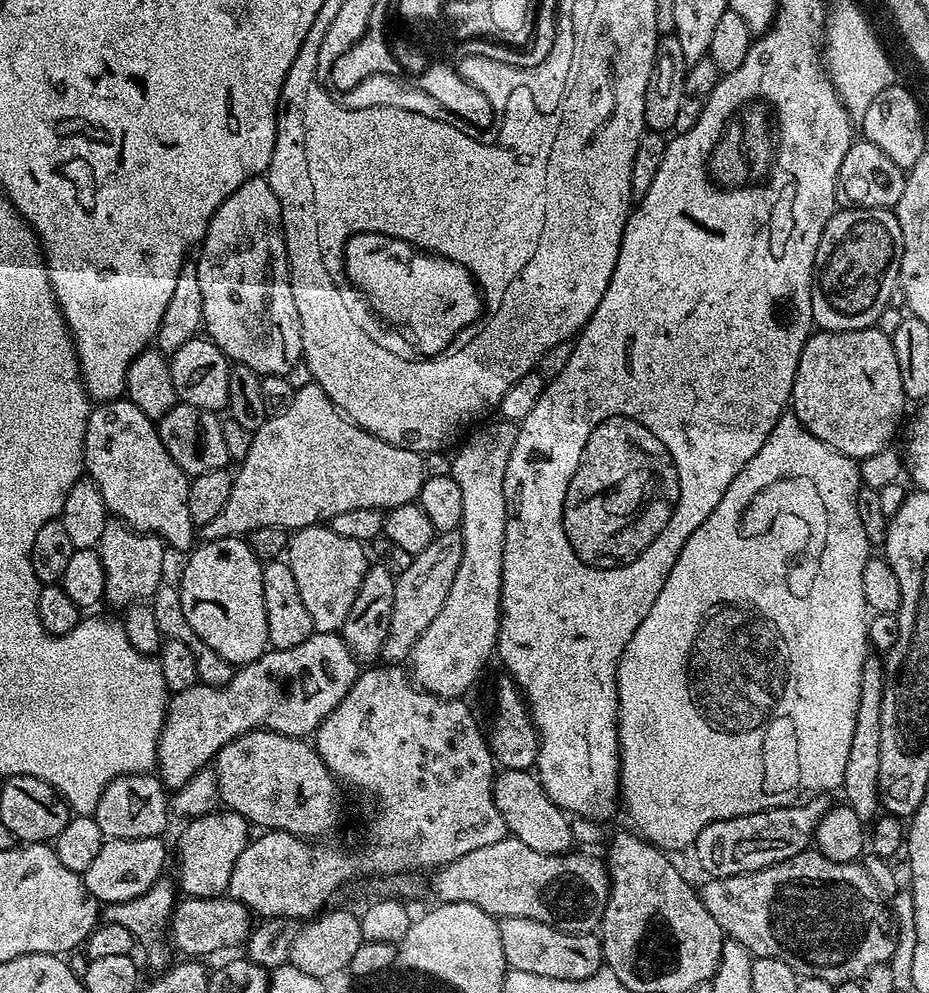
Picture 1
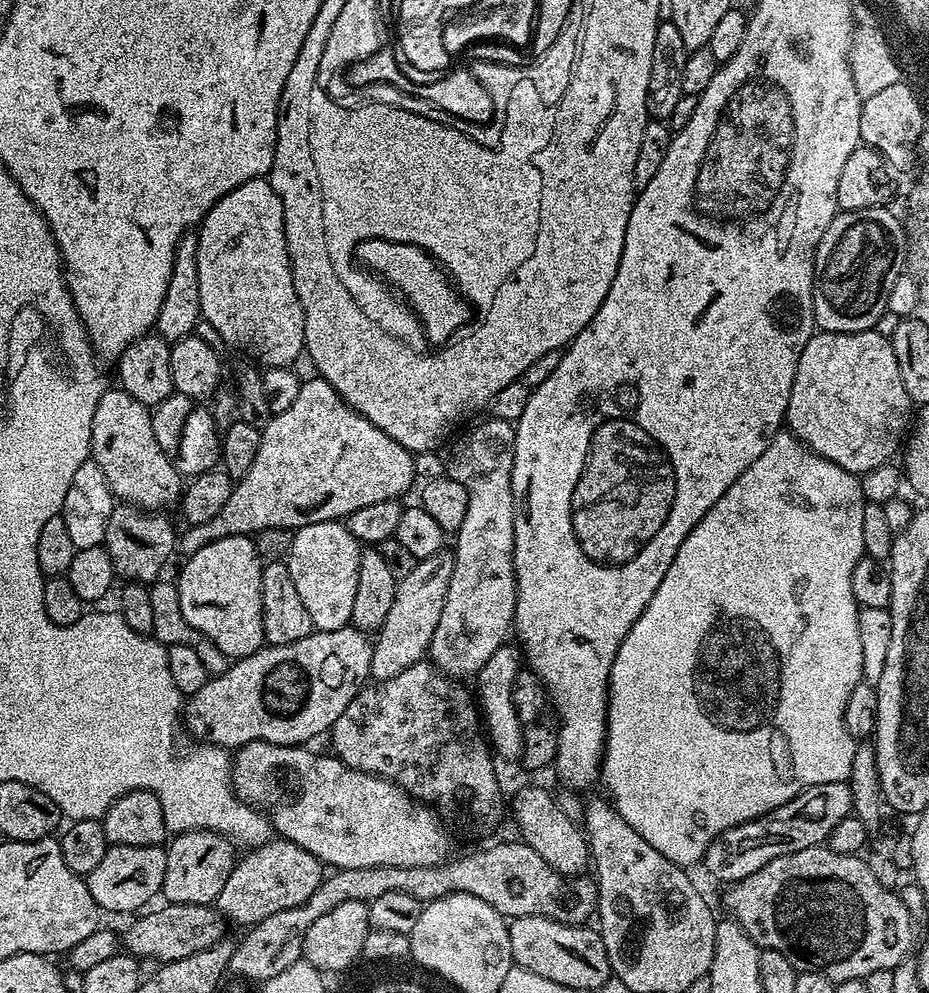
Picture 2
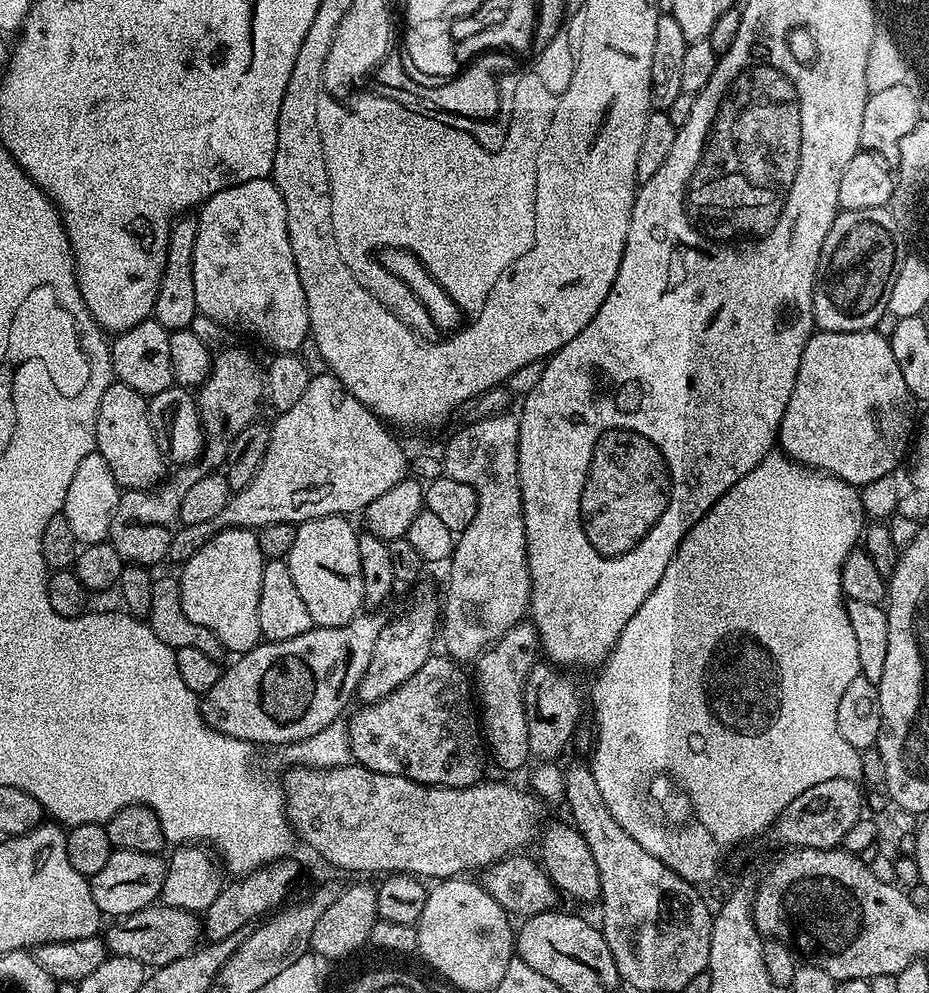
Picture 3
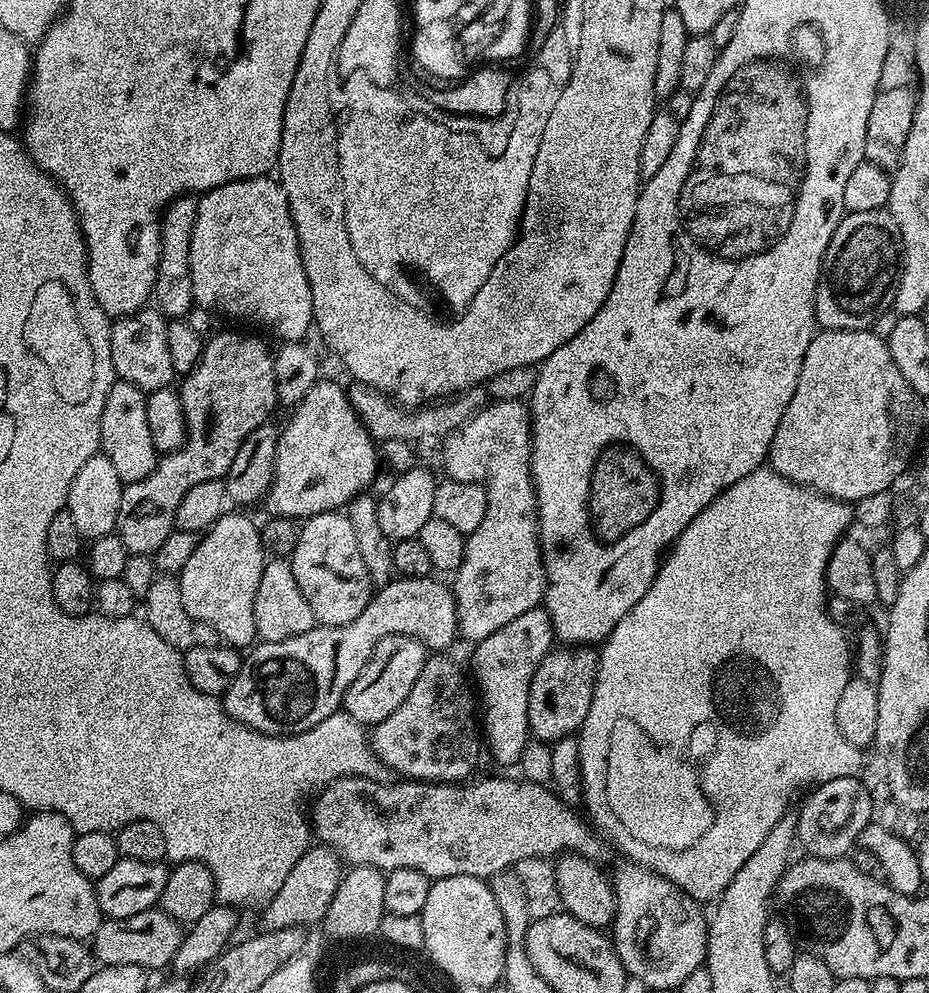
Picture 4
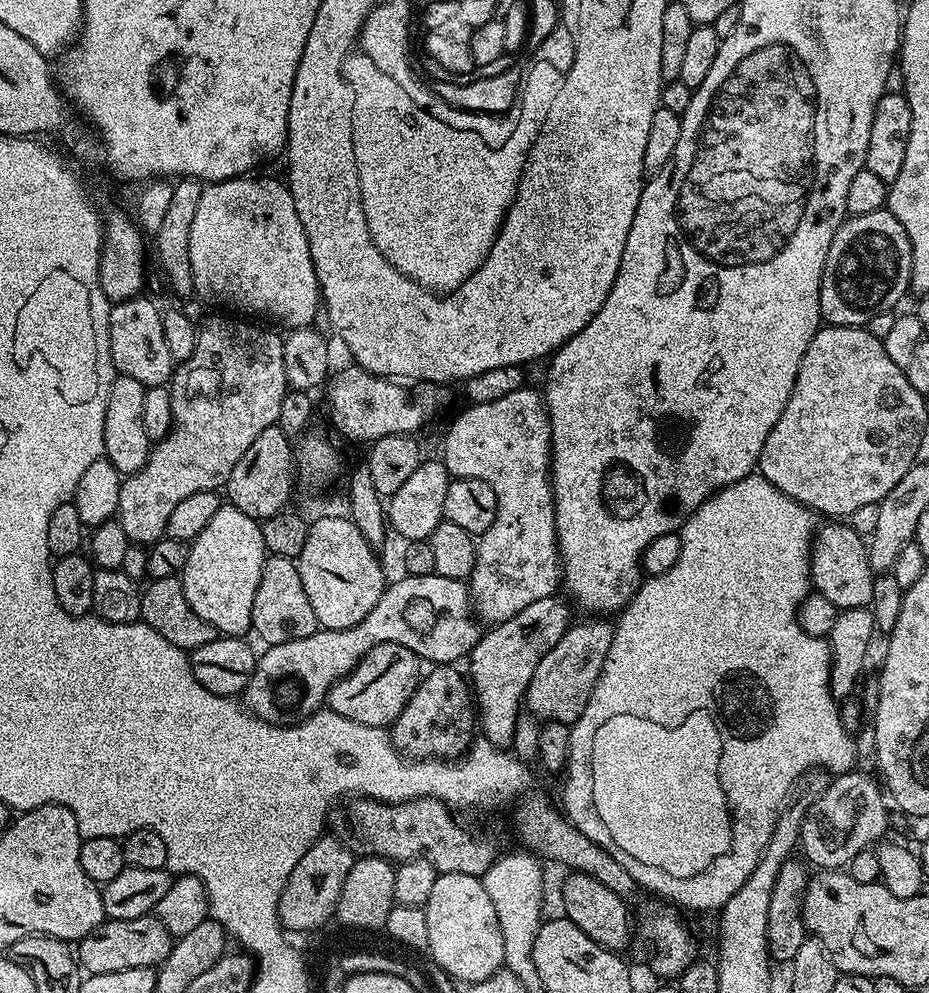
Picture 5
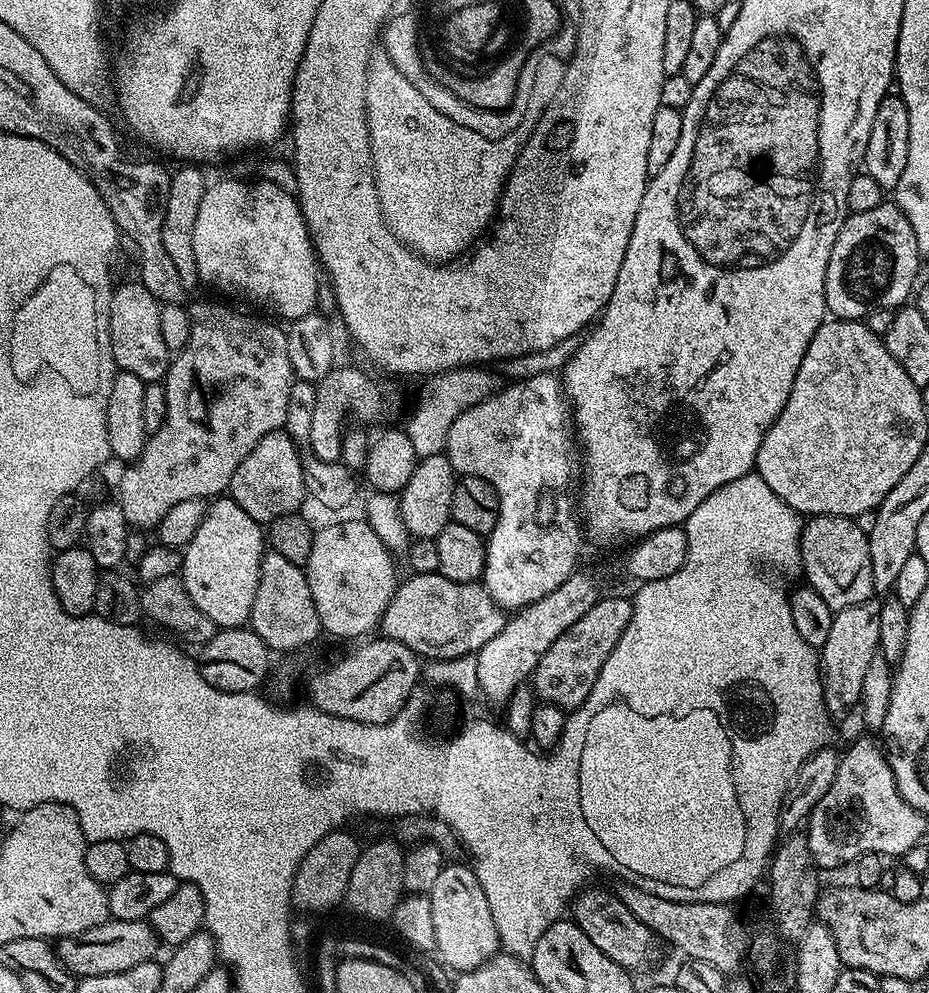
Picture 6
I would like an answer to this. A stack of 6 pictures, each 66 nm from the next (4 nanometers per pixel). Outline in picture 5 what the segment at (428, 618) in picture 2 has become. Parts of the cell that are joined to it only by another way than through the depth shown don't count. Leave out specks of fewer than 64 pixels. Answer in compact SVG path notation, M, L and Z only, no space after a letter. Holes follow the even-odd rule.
M379 644L368 651L348 675L332 685L327 707L342 714L342 718L350 718L350 722L387 729L415 694L421 672L421 661L409 648L397 644Z

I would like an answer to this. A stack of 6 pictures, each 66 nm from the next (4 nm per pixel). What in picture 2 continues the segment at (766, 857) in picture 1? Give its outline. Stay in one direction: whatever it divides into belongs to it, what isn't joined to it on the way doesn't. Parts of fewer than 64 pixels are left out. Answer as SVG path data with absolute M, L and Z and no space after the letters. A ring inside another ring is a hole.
M826 782L818 786L810 786L804 789L803 792L799 792L794 798L790 798L790 802L770 810L766 815L759 816L750 822L744 822L733 828L727 828L725 832L716 836L712 845L706 850L702 861L703 867L708 867L709 874L714 879L721 880L724 886L731 886L737 880L754 874L754 870L762 870L762 866L766 866L766 862L770 862L774 858L782 858L782 854L794 854L798 850L821 847L834 830L834 826L838 826L838 822L842 822L842 818L846 818L851 812L852 795L847 783Z

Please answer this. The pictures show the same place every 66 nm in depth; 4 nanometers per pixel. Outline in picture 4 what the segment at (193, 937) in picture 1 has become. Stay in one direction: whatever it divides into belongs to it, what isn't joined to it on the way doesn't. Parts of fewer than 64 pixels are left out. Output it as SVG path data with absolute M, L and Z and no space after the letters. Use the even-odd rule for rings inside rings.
M159 907L147 908L142 914L130 914L130 918L121 920L105 919L90 938L92 955L101 965L138 966L145 970L165 968L171 965L174 954L182 942L184 932L182 925L170 918Z

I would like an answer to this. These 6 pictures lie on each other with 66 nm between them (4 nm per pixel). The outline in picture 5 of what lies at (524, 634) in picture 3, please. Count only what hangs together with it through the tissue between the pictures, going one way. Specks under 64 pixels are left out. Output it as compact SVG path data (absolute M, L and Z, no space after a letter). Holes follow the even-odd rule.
M553 594L538 598L538 602L530 602L526 610L518 610L514 618L493 623L489 627L492 629L481 635L466 657L466 672L478 705L478 728L483 739L491 744L508 746L515 741L516 723L526 704L530 678L534 678L538 662L542 662L554 642L558 642L570 626L568 608L558 597Z

